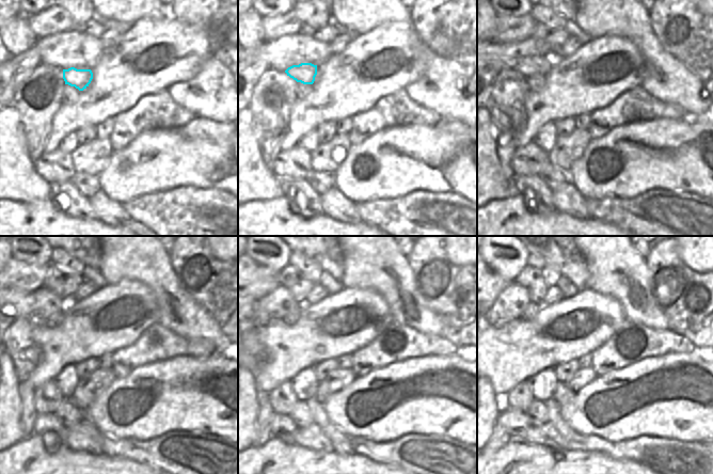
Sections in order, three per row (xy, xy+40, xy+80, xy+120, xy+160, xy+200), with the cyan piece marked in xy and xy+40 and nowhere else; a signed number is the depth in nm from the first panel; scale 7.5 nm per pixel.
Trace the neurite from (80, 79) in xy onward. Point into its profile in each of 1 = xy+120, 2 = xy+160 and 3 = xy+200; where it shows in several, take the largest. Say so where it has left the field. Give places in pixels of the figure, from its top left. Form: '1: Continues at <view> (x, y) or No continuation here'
1: Continues at xy+120 (45, 303)
2: Continues at xy+160 (273, 306)
3: Continues at xy+200 (511, 302).

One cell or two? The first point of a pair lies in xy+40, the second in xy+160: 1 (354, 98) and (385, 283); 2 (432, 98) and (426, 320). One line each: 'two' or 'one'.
1: two
2: one

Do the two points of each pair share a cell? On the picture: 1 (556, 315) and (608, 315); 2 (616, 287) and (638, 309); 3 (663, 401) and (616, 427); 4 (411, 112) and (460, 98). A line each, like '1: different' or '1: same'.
1: same
2: same
3: same
4: different

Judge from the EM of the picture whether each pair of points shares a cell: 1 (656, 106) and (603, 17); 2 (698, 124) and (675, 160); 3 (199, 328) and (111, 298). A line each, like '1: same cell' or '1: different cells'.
1: different cells
2: same cell
3: different cells

